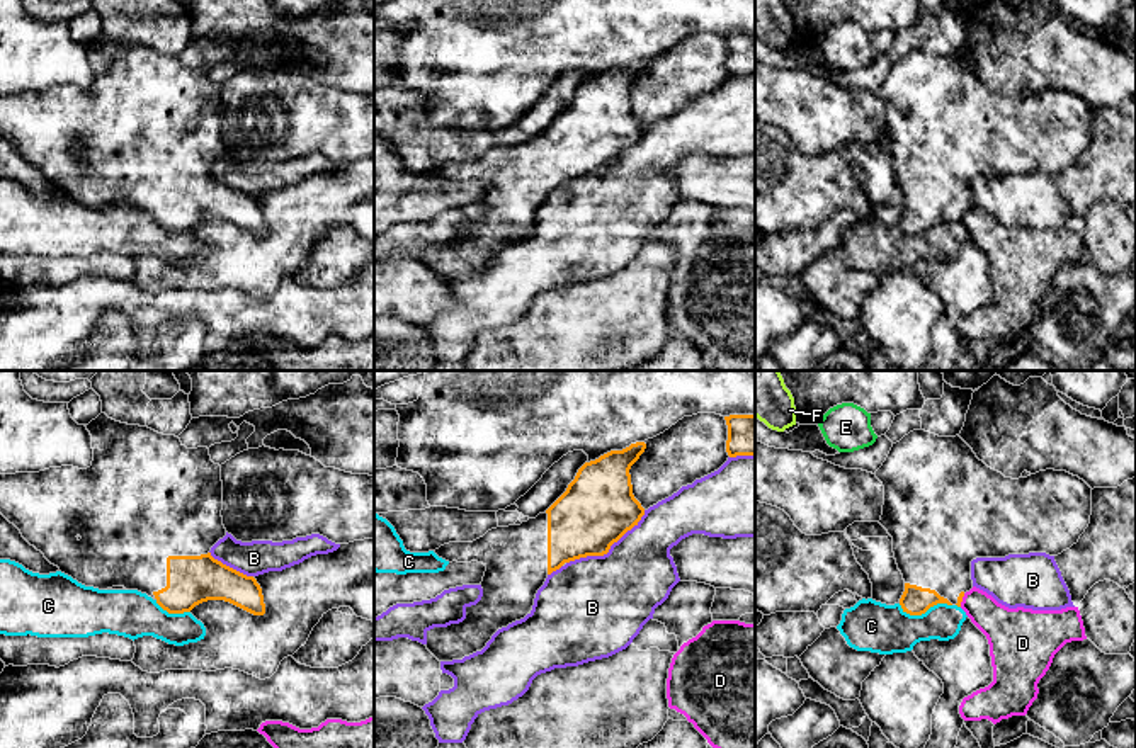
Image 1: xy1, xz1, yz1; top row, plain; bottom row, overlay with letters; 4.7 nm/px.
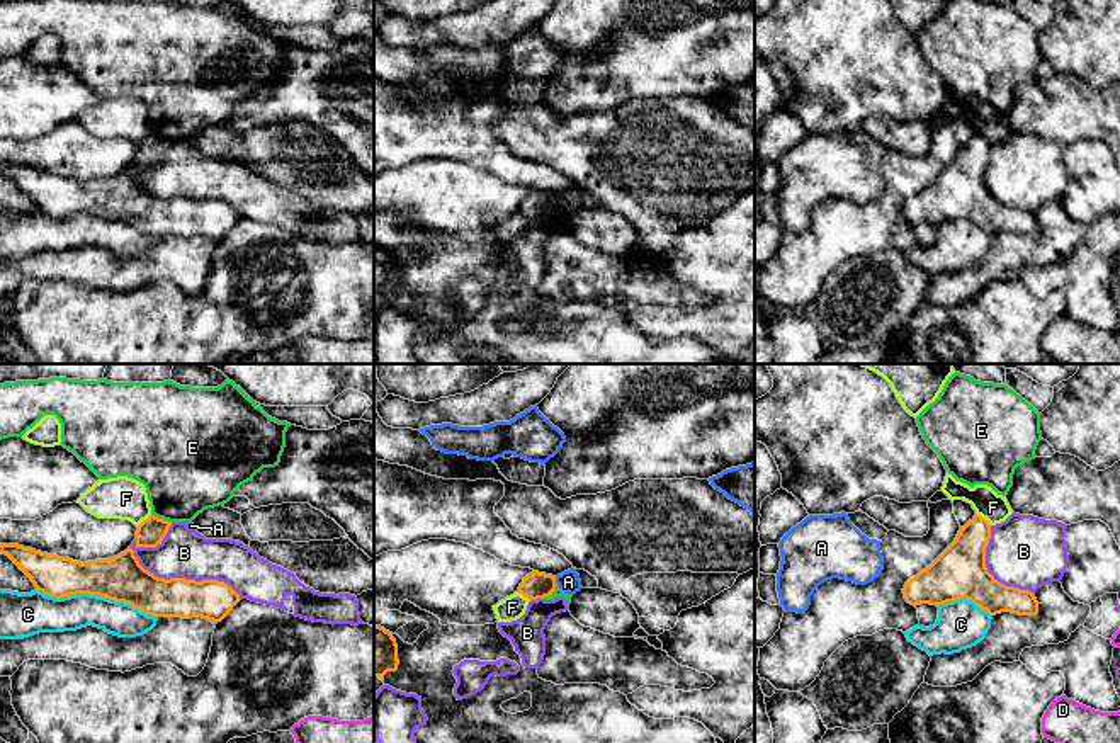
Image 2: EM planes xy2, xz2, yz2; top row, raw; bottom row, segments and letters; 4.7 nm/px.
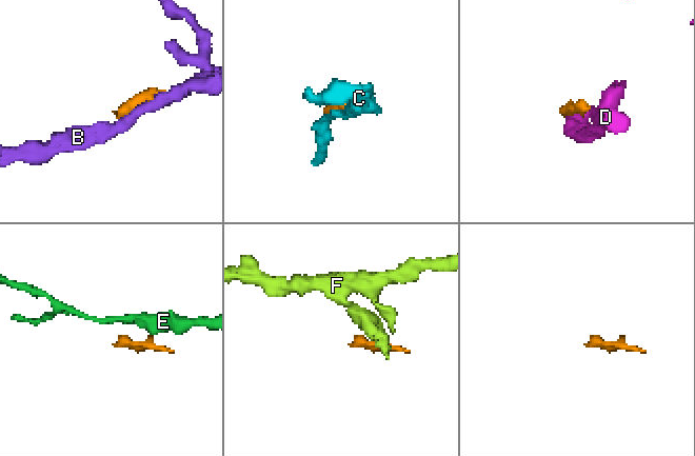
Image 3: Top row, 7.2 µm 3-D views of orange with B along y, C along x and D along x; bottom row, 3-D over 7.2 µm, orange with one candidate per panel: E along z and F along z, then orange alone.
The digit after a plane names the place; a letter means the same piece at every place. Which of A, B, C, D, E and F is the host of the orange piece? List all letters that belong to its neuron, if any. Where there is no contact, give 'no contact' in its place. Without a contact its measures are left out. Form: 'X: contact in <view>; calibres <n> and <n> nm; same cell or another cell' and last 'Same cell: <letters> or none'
A: contact in xz2; calibres 130 and 100 nm; another cell
B: contact in xy2; calibres 190 and 240 nm; another cell
C: contact in xy2; calibres 220 and 180 nm; another cell
D: contact in yz1; calibres 30 and 200 nm; another cell
E: contact in xy2; calibres 130 and 400 nm; another cell
F: contact in yz2; calibres 220 and 140 nm; another cell
Same cell: none

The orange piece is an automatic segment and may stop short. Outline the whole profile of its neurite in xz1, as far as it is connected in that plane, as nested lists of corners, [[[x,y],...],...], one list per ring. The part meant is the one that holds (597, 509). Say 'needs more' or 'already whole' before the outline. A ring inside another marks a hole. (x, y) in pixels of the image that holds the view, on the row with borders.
needs more; [[[636,442],[585,462],[566,491],[536,518],[491,529],[473,542],[449,542],[435,549],[434,552],[449,563],[478,561],[486,566],[486,571],[481,600],[466,607],[463,622],[427,631],[427,649],[439,661],[463,660],[481,651],[498,629],[531,614],[537,590],[553,571],[580,558],[607,554],[611,546],[645,515],[645,508],[633,495],[629,474],[645,449],[645,442]]]

